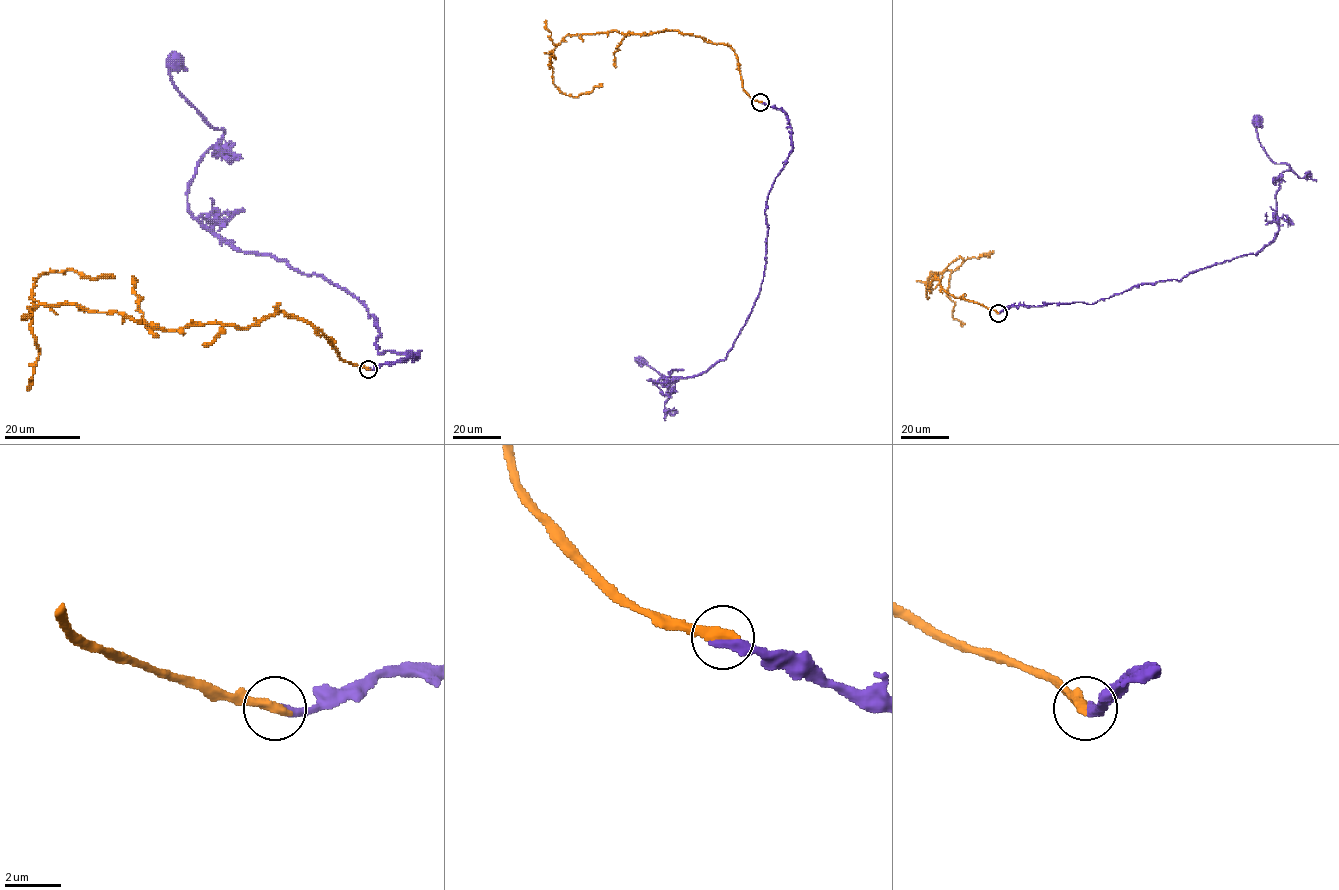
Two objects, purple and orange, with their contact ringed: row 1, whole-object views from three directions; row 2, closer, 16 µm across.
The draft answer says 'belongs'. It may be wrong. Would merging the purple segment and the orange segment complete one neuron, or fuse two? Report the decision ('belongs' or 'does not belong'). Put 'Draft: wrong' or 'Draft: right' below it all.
belongs
Draft: right

